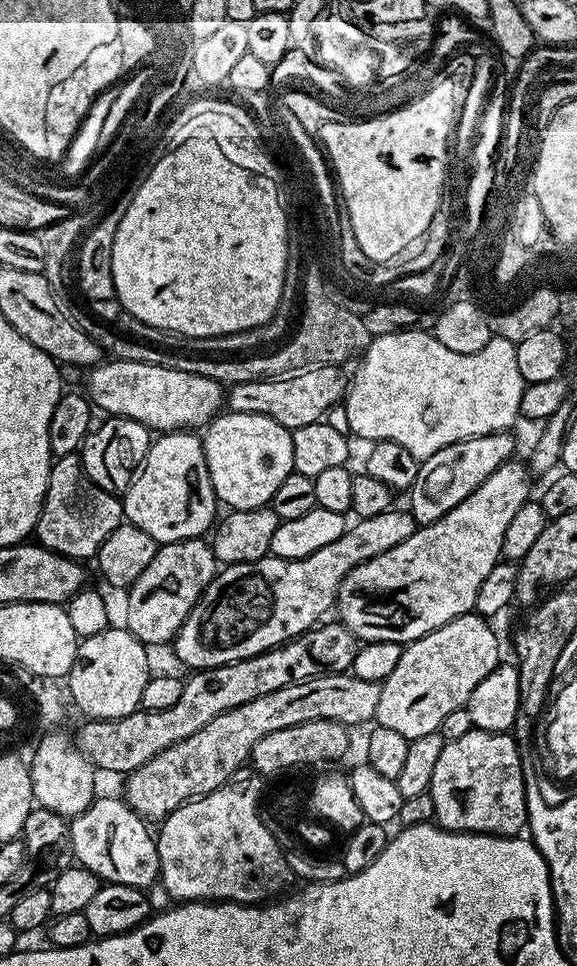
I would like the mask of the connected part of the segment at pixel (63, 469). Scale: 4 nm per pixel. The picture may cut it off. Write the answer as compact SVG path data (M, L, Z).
M79 455L58 456L53 459L34 533L40 547L68 556L72 560L88 562L123 520L124 505L121 497L115 492L103 492L84 473Z

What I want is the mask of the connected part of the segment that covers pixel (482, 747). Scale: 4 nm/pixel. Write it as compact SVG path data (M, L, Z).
M472 728L462 734L462 738L447 741L434 766L434 778L428 791L434 798L435 823L448 832L520 836L525 831L528 807L520 752L515 739L507 732Z

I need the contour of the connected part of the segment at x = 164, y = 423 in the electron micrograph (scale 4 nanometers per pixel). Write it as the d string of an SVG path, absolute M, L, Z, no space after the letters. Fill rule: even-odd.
M108 358L95 365L87 376L86 395L99 411L101 408L108 416L142 422L142 426L156 434L199 429L221 411L226 400L225 389L218 382L202 378L202 374L186 374L183 370L166 370L166 366L150 366L150 362Z

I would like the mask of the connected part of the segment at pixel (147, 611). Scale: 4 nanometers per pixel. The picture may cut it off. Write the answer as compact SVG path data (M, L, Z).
M207 539L179 540L159 545L154 558L150 558L150 566L146 566L146 570L142 570L131 588L127 589L128 631L133 632L145 646L175 641L182 622L186 622L190 610L217 571L218 561Z

